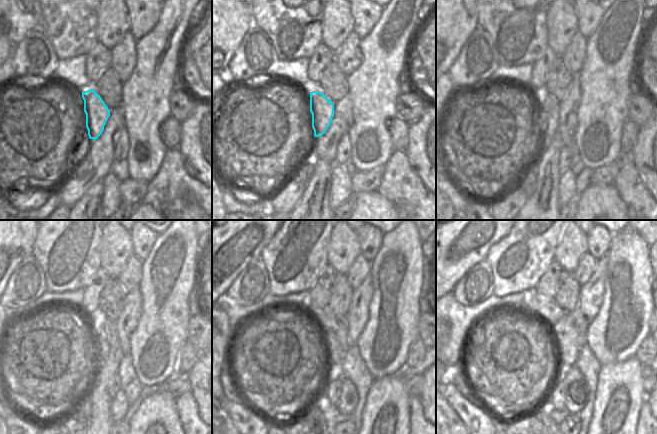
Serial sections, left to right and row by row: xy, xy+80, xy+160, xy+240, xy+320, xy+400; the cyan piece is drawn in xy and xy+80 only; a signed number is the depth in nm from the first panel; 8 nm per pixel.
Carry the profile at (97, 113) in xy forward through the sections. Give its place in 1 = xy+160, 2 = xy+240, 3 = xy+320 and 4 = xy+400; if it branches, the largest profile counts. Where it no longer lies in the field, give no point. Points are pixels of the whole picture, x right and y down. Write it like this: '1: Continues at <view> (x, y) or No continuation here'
1: Continues at xy+160 (548, 106)
2: Continues at xy+240 (101, 340)
3: Continues at xy+320 (333, 351)
4: Continues at xy+400 (569, 332)

